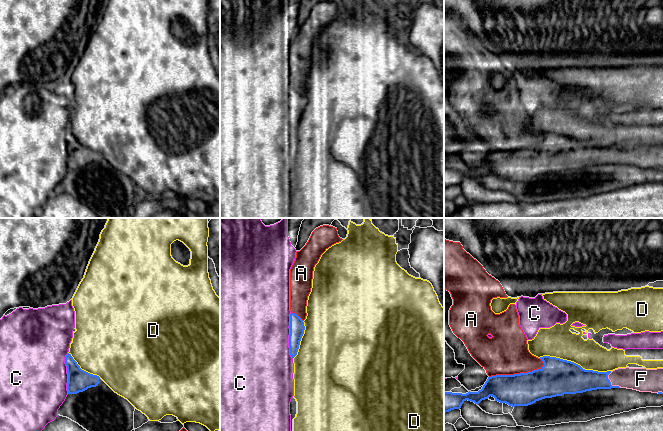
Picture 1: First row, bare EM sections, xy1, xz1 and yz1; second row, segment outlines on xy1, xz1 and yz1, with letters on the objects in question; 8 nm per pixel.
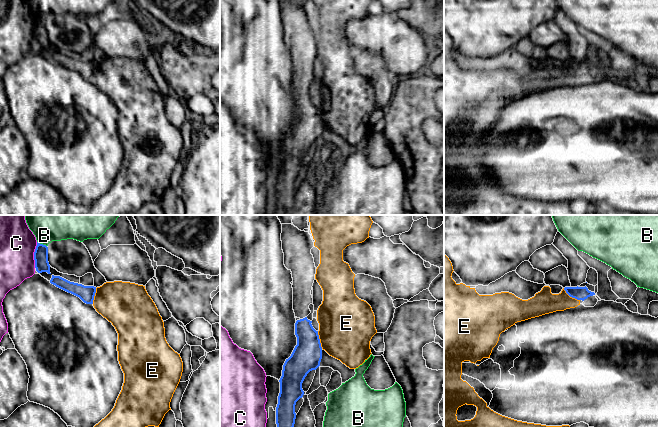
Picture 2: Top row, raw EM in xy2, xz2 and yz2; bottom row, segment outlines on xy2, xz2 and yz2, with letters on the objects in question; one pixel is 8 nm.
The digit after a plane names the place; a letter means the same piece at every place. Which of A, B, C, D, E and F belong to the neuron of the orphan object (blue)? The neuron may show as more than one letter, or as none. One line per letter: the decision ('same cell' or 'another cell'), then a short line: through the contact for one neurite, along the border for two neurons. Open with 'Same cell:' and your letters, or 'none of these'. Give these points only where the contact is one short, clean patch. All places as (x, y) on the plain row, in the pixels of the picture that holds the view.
Same cell: F
A: another cell
B: another cell; line xy2 (37, 17), (46, 22)
C: another cell
D: another cell
E: another cell; line yz2 (563, 64), (570, 72), (579, 76)
F: same cell

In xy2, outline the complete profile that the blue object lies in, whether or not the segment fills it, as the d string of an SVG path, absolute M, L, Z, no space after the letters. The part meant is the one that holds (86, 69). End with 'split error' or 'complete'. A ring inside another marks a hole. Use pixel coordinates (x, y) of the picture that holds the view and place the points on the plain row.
M52 51L50 59L56 63L79 73L86 80L93 80L96 63L84 62L82 60L70 58L60 52Z; complete

